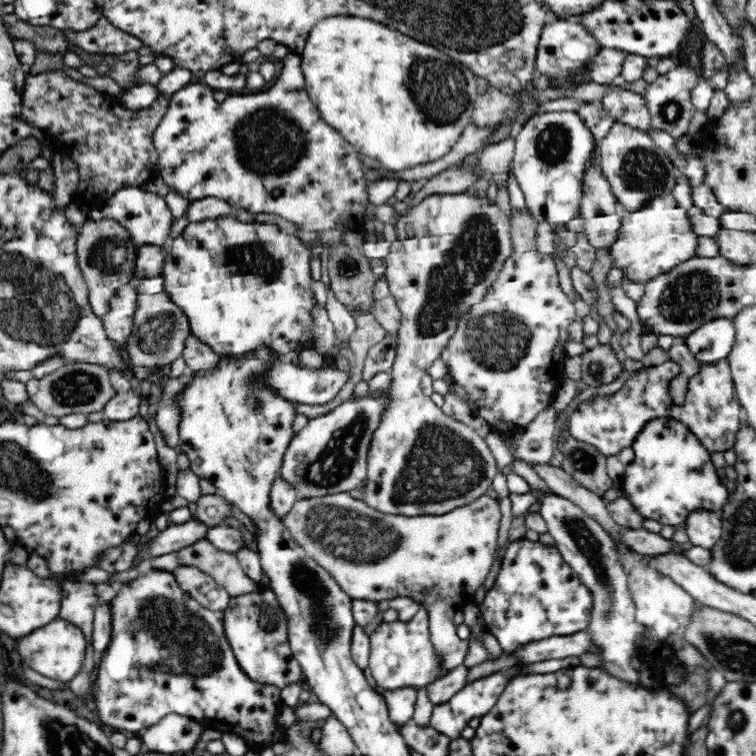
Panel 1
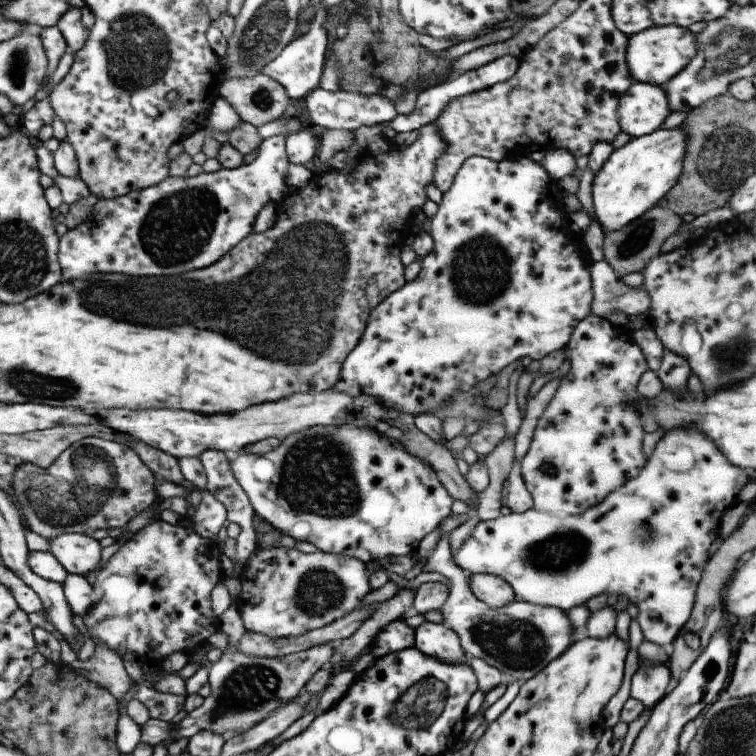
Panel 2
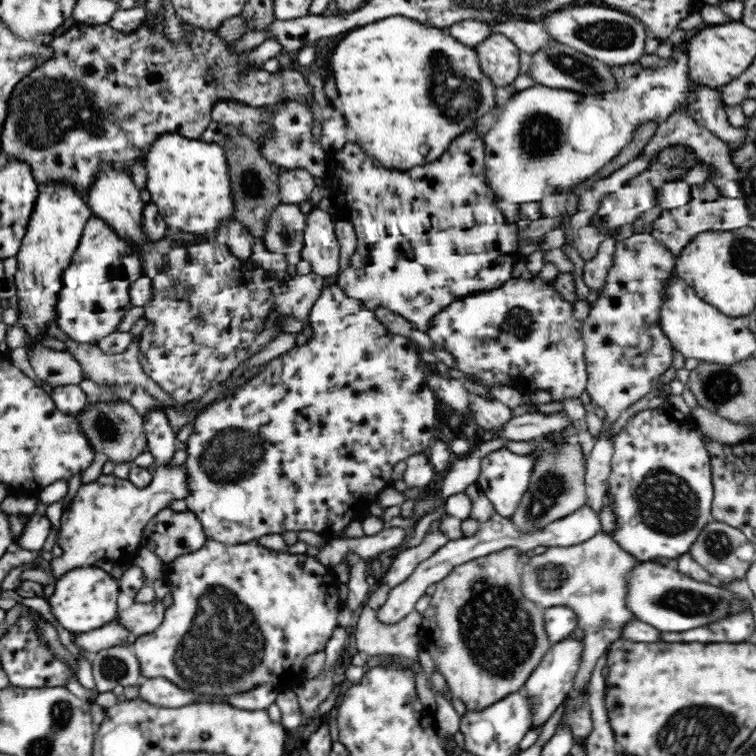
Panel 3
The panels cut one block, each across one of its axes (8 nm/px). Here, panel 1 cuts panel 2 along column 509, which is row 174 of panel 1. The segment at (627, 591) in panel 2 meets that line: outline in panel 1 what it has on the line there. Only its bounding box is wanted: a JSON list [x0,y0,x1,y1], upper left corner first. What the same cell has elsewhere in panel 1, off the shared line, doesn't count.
[513,111,598,225]

